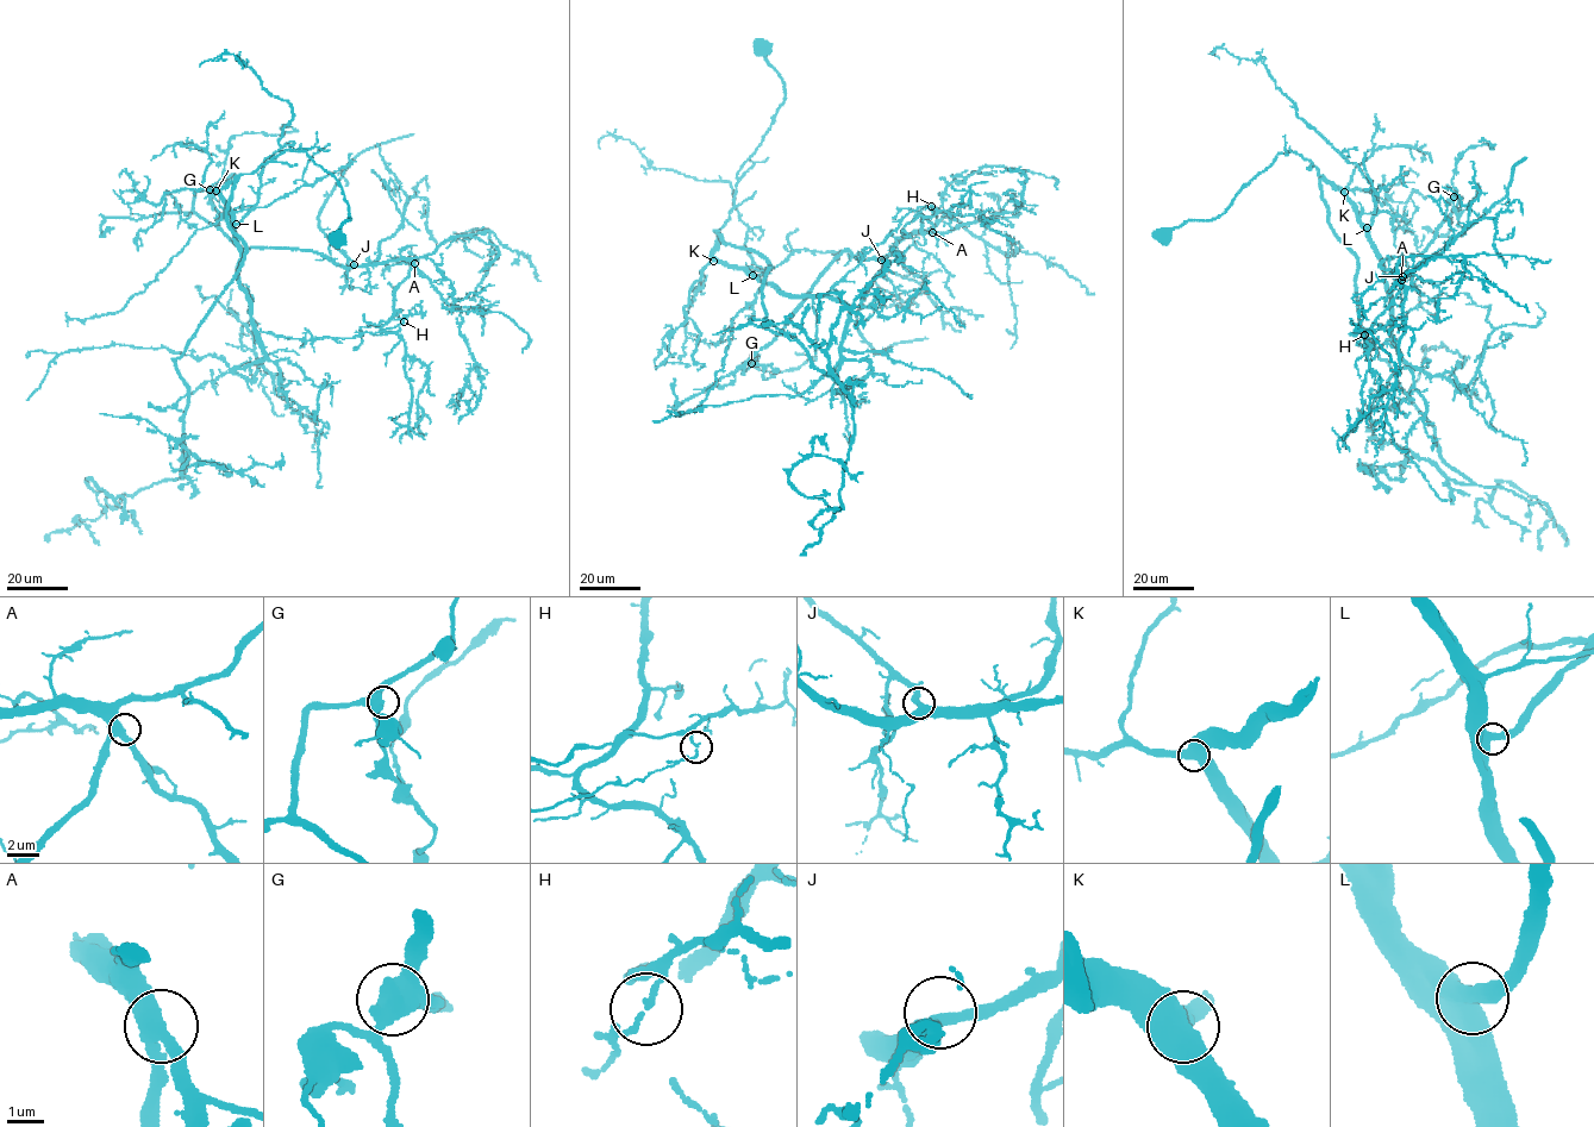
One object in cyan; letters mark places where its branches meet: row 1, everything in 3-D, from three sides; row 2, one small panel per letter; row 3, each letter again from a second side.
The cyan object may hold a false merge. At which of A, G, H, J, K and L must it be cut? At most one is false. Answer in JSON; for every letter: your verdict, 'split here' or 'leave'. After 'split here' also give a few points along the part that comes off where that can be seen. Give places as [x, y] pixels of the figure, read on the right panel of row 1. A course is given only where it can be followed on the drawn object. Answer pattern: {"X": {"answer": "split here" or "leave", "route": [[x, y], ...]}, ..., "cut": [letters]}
{"A": {"answer": "leave"}, "G": {"answer": "leave"}, "H": {"answer": "split here", "route": [[1363, 335], [1400, 289], [1398, 275], [1380, 267], [1429, 248], [1456, 206], [1456, 160], [1493, 148], [1479, 141]]}, "J": {"answer": "leave"}, "K": {"answer": "leave"}, "L": {"answer": "leave"}, "cut": ["H"]}

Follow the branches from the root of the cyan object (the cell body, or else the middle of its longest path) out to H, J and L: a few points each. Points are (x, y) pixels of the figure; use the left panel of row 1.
H: (336, 240), (349, 206), (337, 180), (305, 151), (287, 150), (219, 187), (258, 331), (352, 338), (404, 321)
J: (336, 240), (349, 206), (305, 151), (219, 187), (258, 331), (402, 324), (411, 263), (354, 264)
L: (336, 240), (350, 219), (349, 206), (337, 180), (305, 151), (287, 150), (219, 187), (236, 224)

